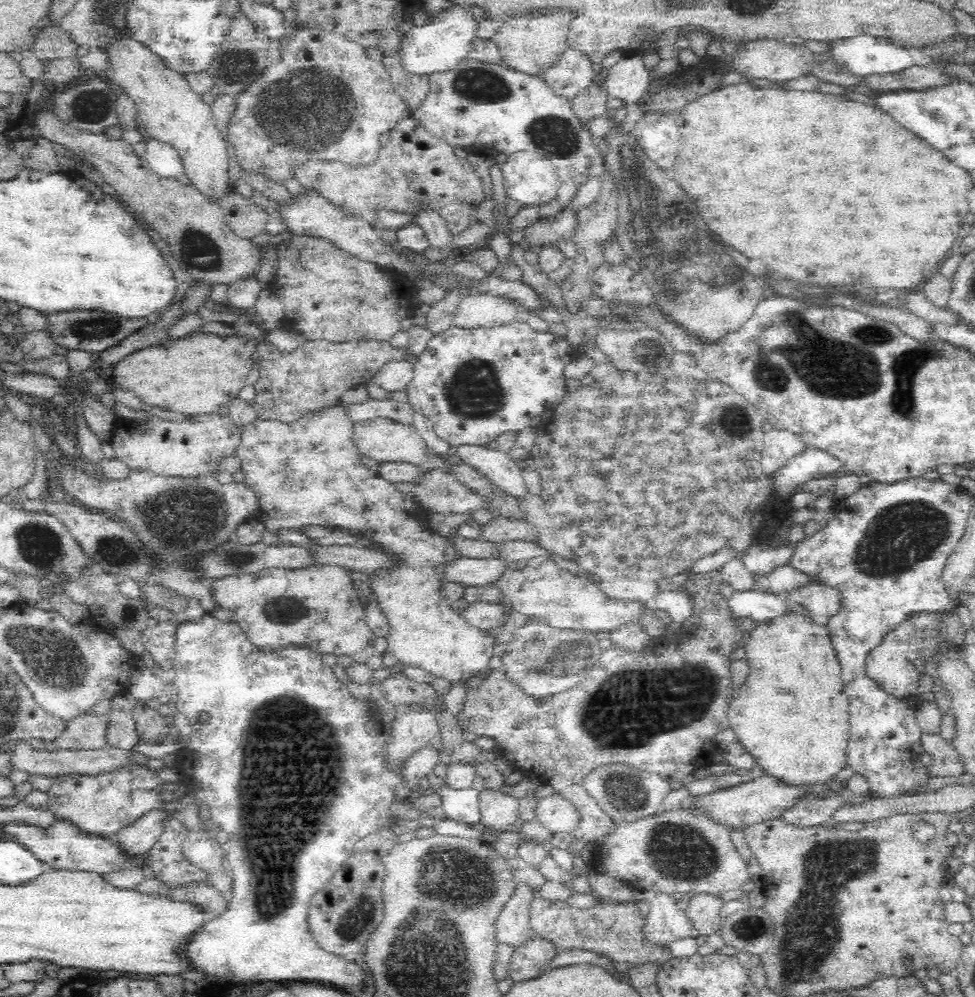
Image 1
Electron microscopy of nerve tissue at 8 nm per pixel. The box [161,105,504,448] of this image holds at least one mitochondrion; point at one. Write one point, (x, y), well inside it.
(199, 251)

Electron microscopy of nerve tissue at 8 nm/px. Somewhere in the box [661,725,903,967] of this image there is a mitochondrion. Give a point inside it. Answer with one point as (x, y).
(750, 929)

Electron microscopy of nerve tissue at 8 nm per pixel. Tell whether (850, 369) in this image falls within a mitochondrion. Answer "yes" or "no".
yes

